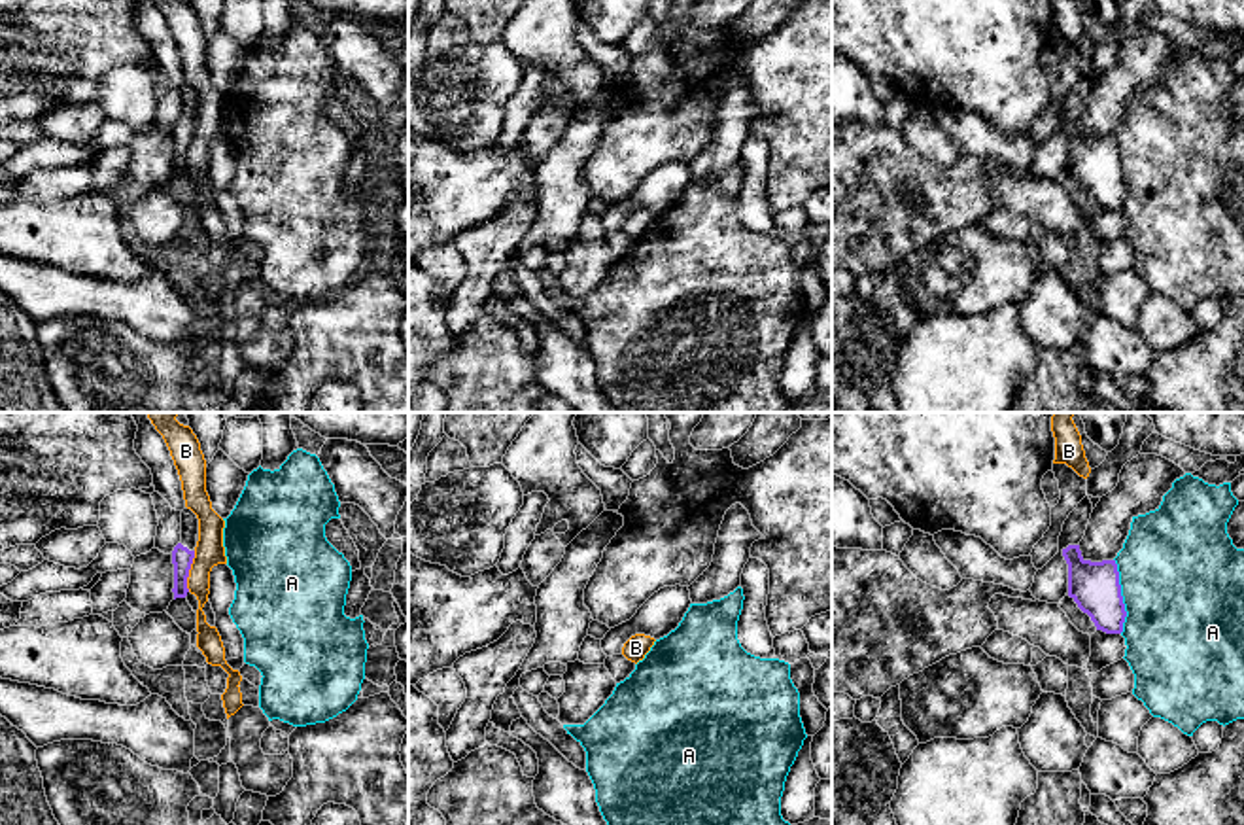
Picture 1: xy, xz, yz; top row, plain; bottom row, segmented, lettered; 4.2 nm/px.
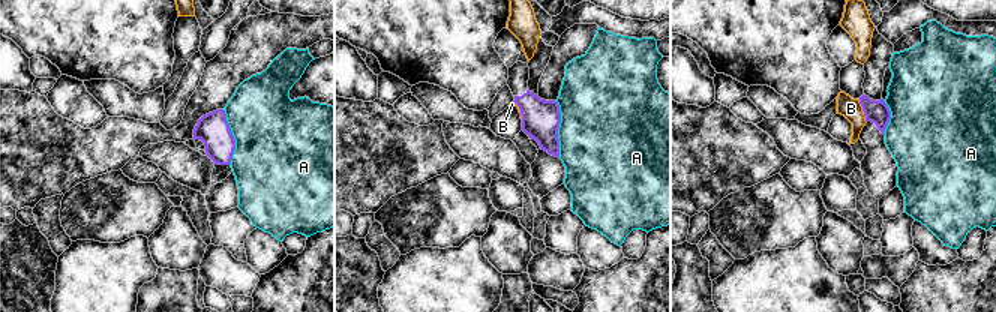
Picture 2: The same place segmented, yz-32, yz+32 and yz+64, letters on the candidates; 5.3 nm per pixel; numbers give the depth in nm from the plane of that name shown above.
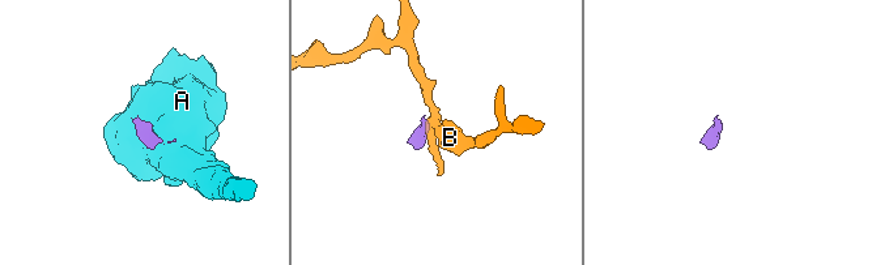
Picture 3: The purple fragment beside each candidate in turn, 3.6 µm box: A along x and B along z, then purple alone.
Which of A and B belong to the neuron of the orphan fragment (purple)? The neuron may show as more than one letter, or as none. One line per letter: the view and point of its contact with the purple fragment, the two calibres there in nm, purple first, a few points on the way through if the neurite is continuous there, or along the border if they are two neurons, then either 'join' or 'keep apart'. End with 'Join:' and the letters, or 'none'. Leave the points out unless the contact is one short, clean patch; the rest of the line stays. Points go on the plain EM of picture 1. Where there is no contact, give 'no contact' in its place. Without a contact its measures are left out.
A: contact yz (1122, 173); calibres 220 and 500 nm; keep apart
B: contact xy (188, 148); calibres 90 and 120 nm; border xy (195, 127), (188, 167); keep apart
Join: none

